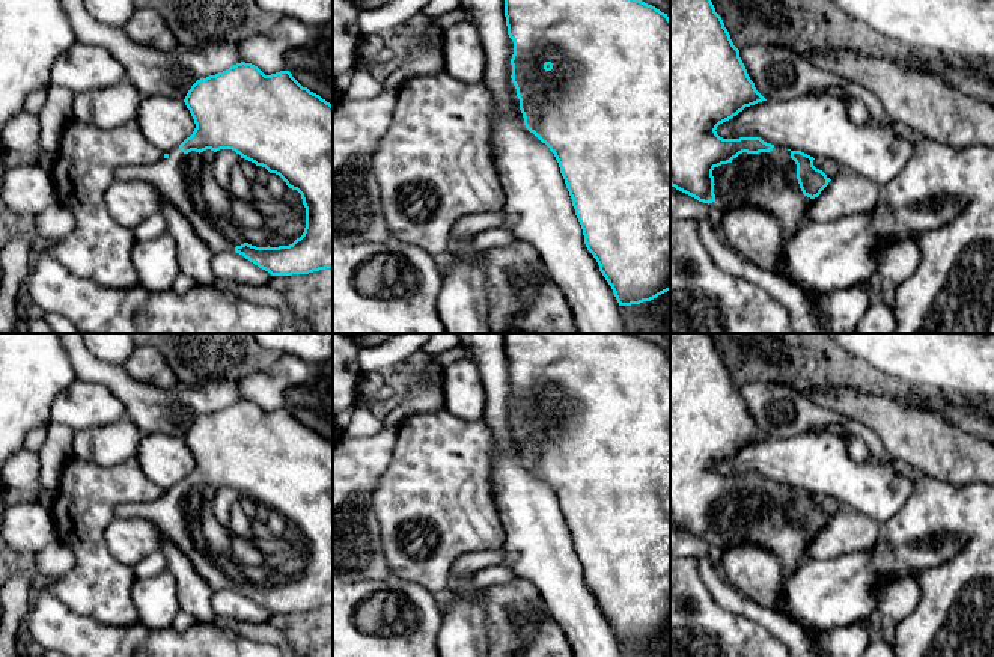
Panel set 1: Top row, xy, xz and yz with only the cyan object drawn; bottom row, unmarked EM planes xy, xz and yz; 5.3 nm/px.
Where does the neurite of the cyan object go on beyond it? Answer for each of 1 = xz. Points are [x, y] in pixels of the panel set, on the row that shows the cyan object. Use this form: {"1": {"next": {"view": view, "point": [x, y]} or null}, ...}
{"1": {"next": {"view": "xz", "point": [511, 85]}}}

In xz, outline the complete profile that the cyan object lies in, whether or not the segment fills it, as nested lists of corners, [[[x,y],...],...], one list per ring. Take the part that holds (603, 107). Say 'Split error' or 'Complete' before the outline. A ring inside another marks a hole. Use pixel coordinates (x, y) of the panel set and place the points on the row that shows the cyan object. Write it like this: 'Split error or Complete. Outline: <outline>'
Split error. Outline: [[[505,0],[505,17],[508,35],[514,41],[509,77],[512,98],[523,113],[526,128],[554,154],[581,225],[584,244],[619,306],[651,301],[670,291],[670,18],[642,0]]]

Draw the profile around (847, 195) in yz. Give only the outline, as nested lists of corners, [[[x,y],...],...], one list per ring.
[[[845,170],[831,179],[807,208],[809,222],[834,222],[871,211],[878,203],[880,185]]]

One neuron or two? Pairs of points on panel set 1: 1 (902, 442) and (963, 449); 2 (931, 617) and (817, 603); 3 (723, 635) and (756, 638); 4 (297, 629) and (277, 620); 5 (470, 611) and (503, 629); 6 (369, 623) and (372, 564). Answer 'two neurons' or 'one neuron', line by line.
1: one neuron
2: two neurons
3: one neuron
4: one neuron
5: two neurons
6: two neurons

